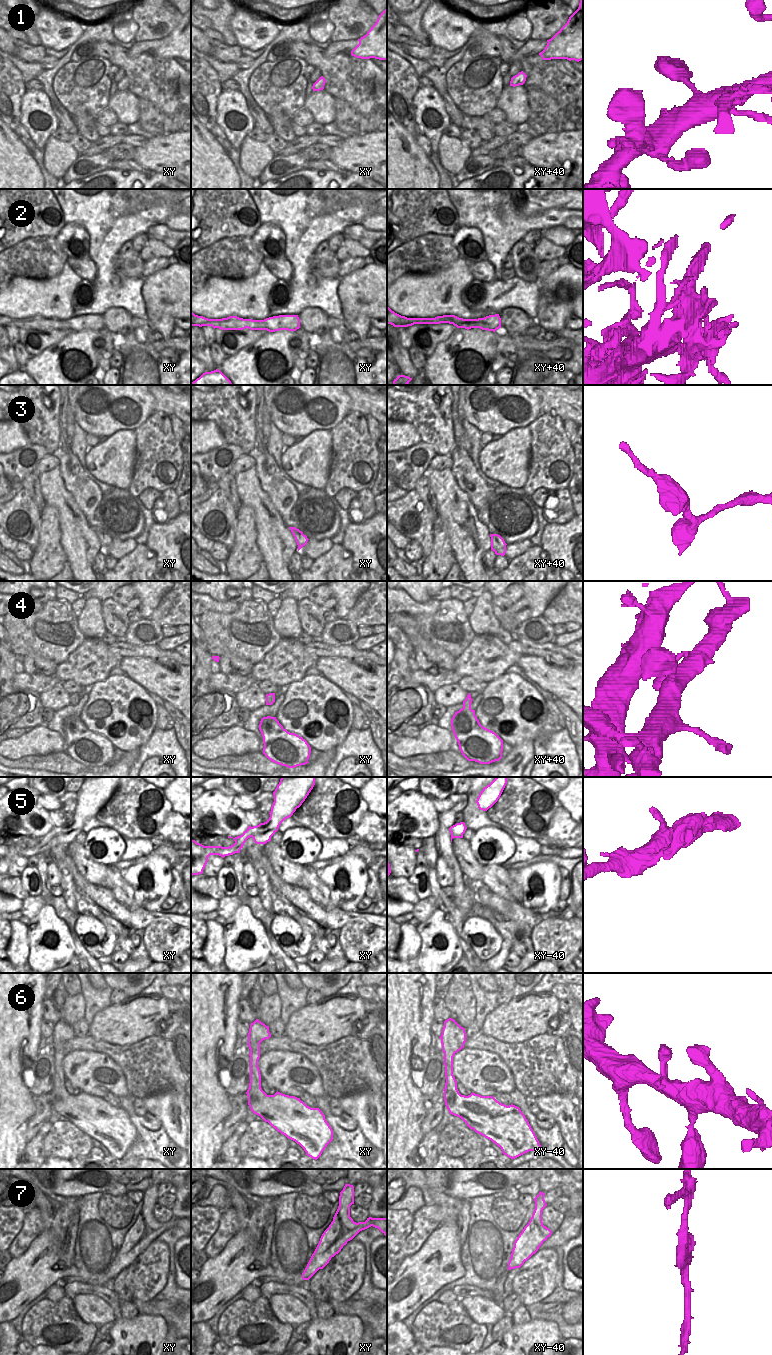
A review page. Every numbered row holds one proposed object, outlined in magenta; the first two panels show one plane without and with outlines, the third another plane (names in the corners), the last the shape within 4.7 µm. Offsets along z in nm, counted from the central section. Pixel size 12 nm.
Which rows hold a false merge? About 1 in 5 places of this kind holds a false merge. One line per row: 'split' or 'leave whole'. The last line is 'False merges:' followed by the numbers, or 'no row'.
1: leave whole
2: split
3: leave whole
4: leave whole
5: leave whole
6: leave whole
7: split
False merges: 2, 7

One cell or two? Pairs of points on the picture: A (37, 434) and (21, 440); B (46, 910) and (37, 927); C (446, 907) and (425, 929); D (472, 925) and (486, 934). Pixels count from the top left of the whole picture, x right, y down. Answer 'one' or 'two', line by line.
A: two
B: one
C: two
D: one

